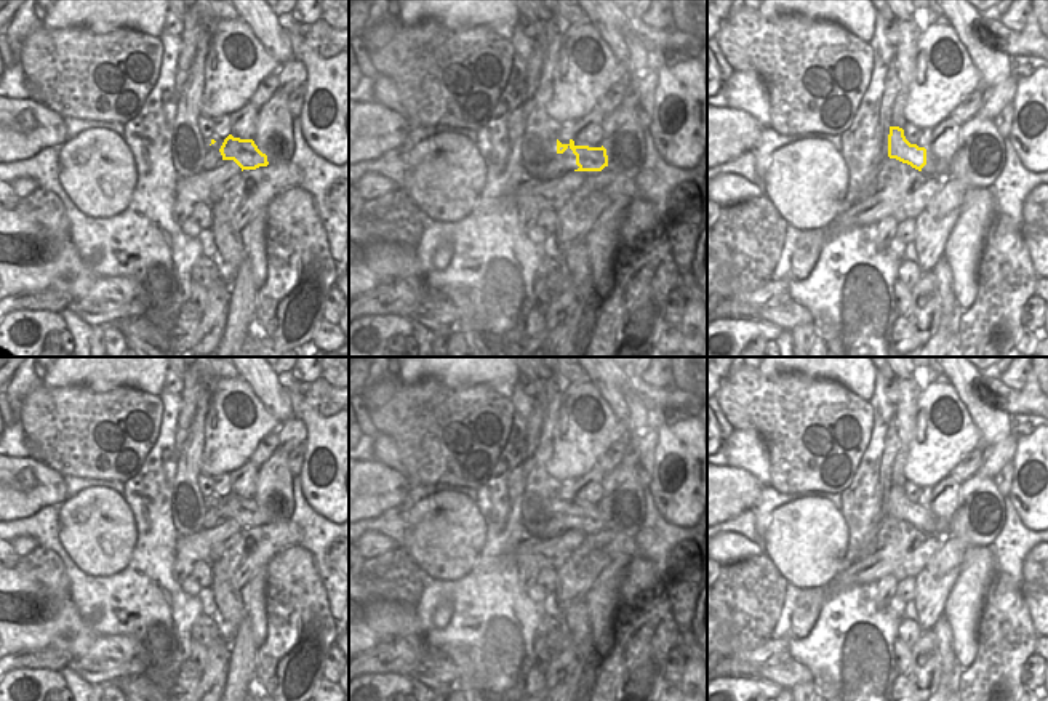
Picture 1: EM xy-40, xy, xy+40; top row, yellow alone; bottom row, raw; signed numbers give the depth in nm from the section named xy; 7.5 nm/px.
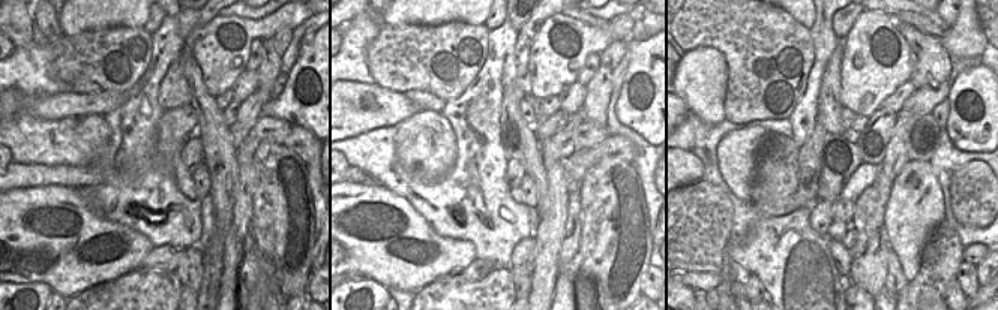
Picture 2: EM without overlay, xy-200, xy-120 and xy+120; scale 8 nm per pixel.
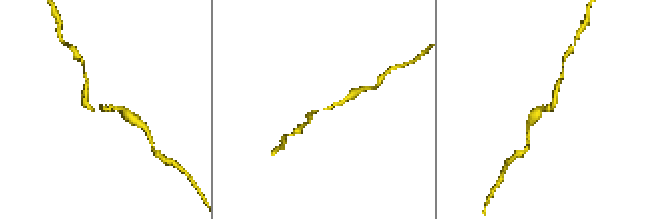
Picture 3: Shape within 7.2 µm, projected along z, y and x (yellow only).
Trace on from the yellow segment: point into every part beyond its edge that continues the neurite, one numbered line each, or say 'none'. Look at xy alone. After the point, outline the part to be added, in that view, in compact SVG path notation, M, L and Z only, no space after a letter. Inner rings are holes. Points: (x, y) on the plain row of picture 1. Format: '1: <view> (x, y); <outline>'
none

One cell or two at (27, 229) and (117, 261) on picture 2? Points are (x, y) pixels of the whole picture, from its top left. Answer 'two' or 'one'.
one

